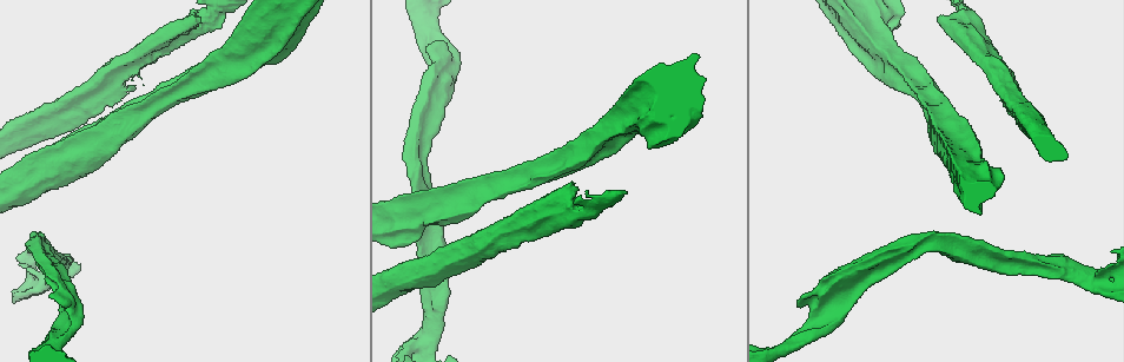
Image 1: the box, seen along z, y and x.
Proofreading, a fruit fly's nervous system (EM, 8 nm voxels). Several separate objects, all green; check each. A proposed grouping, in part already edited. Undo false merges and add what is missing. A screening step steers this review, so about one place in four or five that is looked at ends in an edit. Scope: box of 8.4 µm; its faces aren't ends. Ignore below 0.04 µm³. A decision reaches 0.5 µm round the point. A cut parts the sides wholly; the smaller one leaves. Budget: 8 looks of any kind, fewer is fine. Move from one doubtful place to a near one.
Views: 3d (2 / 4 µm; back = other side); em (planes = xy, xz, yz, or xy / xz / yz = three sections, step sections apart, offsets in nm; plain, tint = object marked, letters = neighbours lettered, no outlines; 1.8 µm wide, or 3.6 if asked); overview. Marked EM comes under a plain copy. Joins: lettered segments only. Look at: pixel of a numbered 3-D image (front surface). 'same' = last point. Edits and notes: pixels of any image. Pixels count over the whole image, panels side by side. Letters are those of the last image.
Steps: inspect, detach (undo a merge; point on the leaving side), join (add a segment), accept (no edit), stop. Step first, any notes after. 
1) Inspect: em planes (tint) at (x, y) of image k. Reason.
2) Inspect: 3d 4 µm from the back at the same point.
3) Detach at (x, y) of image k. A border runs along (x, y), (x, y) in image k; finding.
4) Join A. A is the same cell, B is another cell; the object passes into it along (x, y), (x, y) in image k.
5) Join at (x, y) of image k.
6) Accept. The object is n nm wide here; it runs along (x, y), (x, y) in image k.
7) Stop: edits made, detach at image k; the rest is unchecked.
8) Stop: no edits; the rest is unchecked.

Inspect: em xy step 8 (tint) at (145, 112) of image 1. Two arms in line, one across.

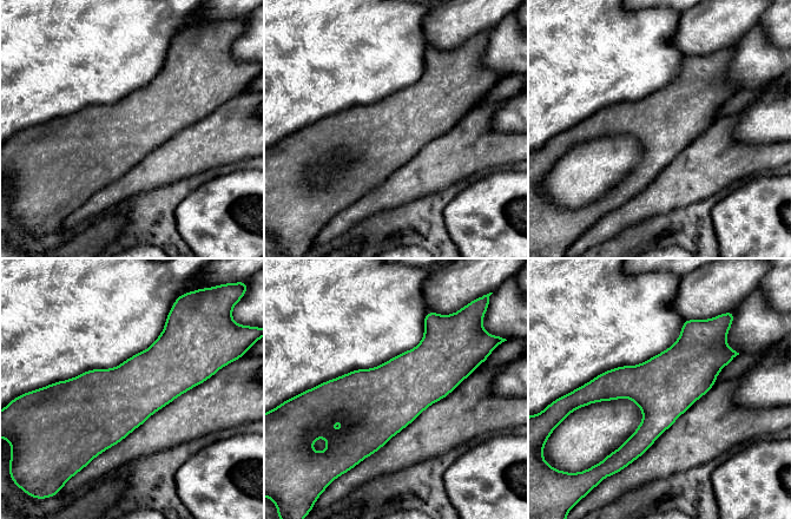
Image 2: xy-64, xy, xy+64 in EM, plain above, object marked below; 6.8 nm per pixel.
Inspect: em planes (letters) at the same point. Another direction.

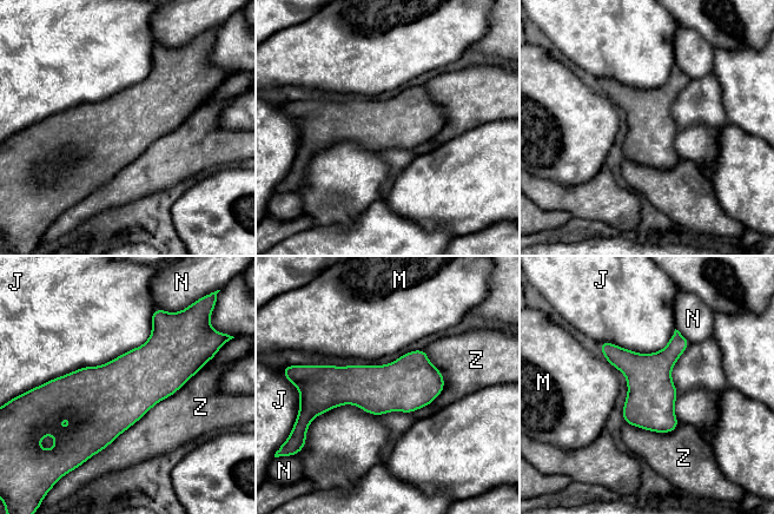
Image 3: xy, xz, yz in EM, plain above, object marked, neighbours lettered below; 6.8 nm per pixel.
Accept. J, M, N and Z are other cells; a border runs along (153, 311), (141, 344), (42, 384) in image 3; one neuron here.

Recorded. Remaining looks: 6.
Inspect: 3d 4 µm at (406, 211) of image 1. Sharp bend.

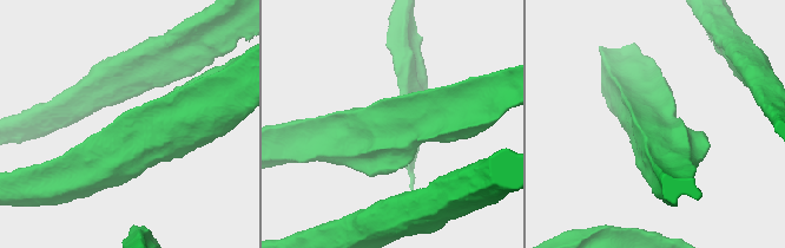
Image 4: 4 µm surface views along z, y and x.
Inspect: em planes (letters) at (654, 138) of image 4.

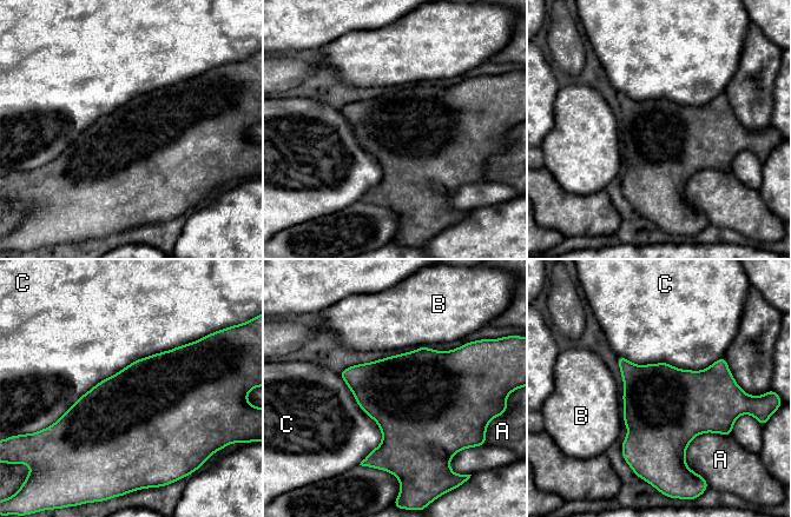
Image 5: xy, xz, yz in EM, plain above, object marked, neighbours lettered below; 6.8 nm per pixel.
Accept. A, B and C are other cells; continuous, no second neuron.

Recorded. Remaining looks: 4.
Inspect: 3d 2 µm at (1047, 265) of image 1. Calibre changes.

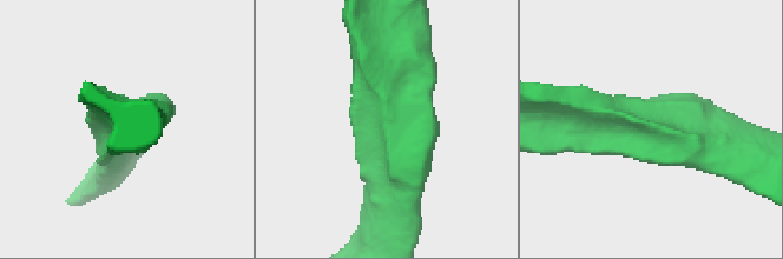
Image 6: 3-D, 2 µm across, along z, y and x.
Inspect: em planes (letters) at (654, 120) of image 6. Shape alone is not enough.

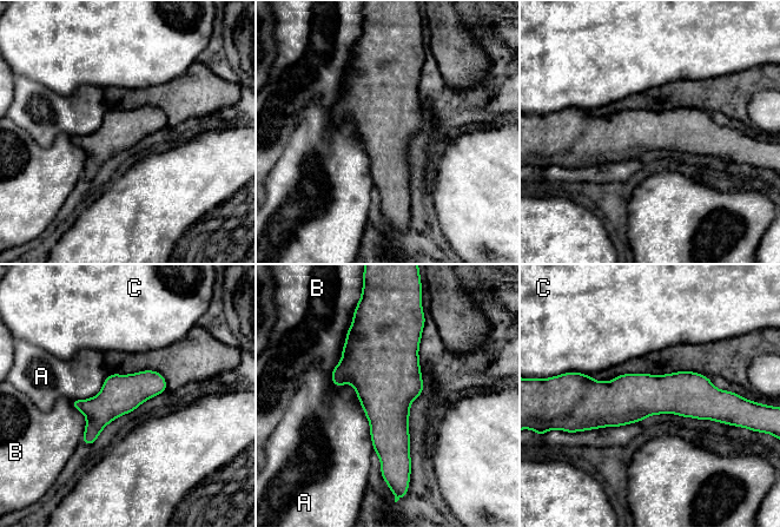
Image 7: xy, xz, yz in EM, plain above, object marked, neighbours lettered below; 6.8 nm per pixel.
Accept. A, B and C are other cells; it runs along (581, 390), (722, 402) in image 7; one neuron here.

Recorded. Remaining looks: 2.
Stop: no edits; the rest is unchecked.

